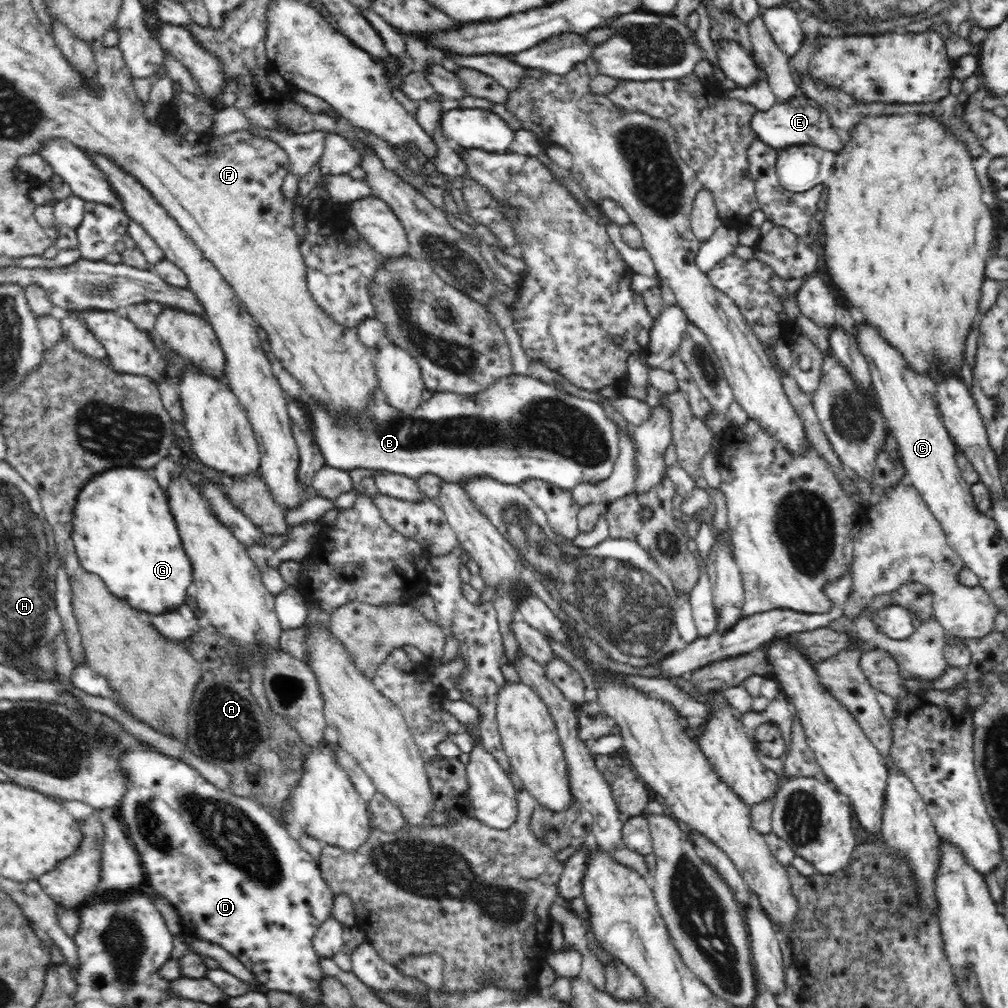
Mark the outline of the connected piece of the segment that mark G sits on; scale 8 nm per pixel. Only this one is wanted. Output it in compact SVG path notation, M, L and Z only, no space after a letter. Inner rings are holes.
M127 466L112 468L90 478L90 482L80 489L74 503L71 545L84 570L102 577L114 596L139 611L164 614L186 604L186 589L193 581L193 568L177 531L167 494L150 473Z

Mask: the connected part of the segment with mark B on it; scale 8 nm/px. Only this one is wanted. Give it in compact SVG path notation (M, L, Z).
M271 357L271 368L274 376L279 381L281 388L284 389L285 396L288 400L296 401L300 403L304 409L308 409L310 413L311 433L313 434L313 442L318 447L318 450L322 453L326 465L332 468L346 470L350 472L352 469L374 469L375 471L388 471L394 474L400 474L407 478L418 480L418 478L424 476L424 474L434 474L438 476L442 481L449 481L456 484L462 484L473 477L490 477L490 479L496 480L496 482L502 485L520 485L526 480L538 480L554 484L559 488L572 490L574 486L578 484L594 484L606 481L614 470L614 463L619 457L619 429L618 426L606 417L603 406L590 400L582 400L582 398L576 398L568 394L562 389L558 389L548 383L542 382L540 379L530 375L518 375L510 374L500 378L494 385L486 388L478 394L457 394L451 392L434 392L432 398L427 402L422 402L416 410L412 410L410 414L397 414L394 410L389 410L388 405L383 401L374 401L374 404L370 404L362 415L366 415L360 422L351 422L351 418L335 418L335 414L329 412L319 404L318 402L311 402L311 398L305 396L304 389L298 383L298 380L294 376L291 376L281 364L280 361Z

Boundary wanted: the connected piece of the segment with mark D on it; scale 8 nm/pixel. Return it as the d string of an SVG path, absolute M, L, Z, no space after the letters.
M140 744L134 750L124 752L118 761L126 773L126 794L122 796L120 806L115 812L125 823L128 837L142 858L142 868L146 872L146 878L150 880L148 882L150 888L157 894L163 895L176 909L180 916L182 931L200 937L204 941L219 944L221 948L242 962L242 965L246 966L248 970L251 970L268 991L280 990L301 996L305 998L303 1007L322 1005L319 982L323 979L324 974L320 968L319 956L316 955L313 948L313 936L318 927L332 915L334 893L329 890L323 880L320 867L314 858L300 847L298 840L290 837L282 822L268 807L257 803L254 798L240 797L227 789L220 790L183 760L162 754L148 745L141 746Z

